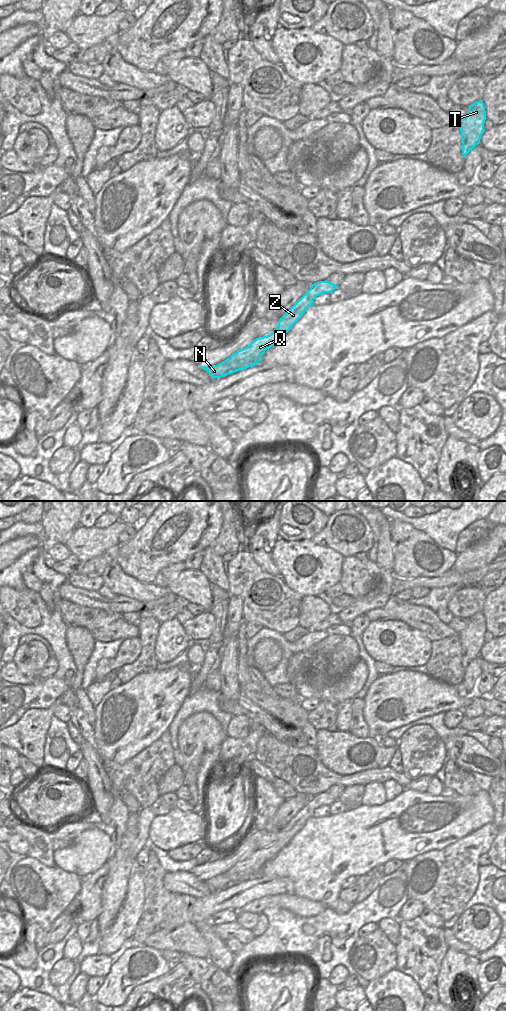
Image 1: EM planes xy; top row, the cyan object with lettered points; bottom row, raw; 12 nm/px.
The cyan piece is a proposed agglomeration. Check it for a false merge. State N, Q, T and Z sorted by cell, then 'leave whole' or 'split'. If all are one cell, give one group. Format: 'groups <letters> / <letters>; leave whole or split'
groups N Q / T Z; split

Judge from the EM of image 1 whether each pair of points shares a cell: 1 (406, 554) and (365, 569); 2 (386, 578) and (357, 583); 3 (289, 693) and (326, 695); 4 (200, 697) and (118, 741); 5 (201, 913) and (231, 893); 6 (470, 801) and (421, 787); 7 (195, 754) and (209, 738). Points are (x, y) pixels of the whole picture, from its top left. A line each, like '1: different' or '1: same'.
1: different
2: same
3: different
4: different
5: same
6: different
7: same

